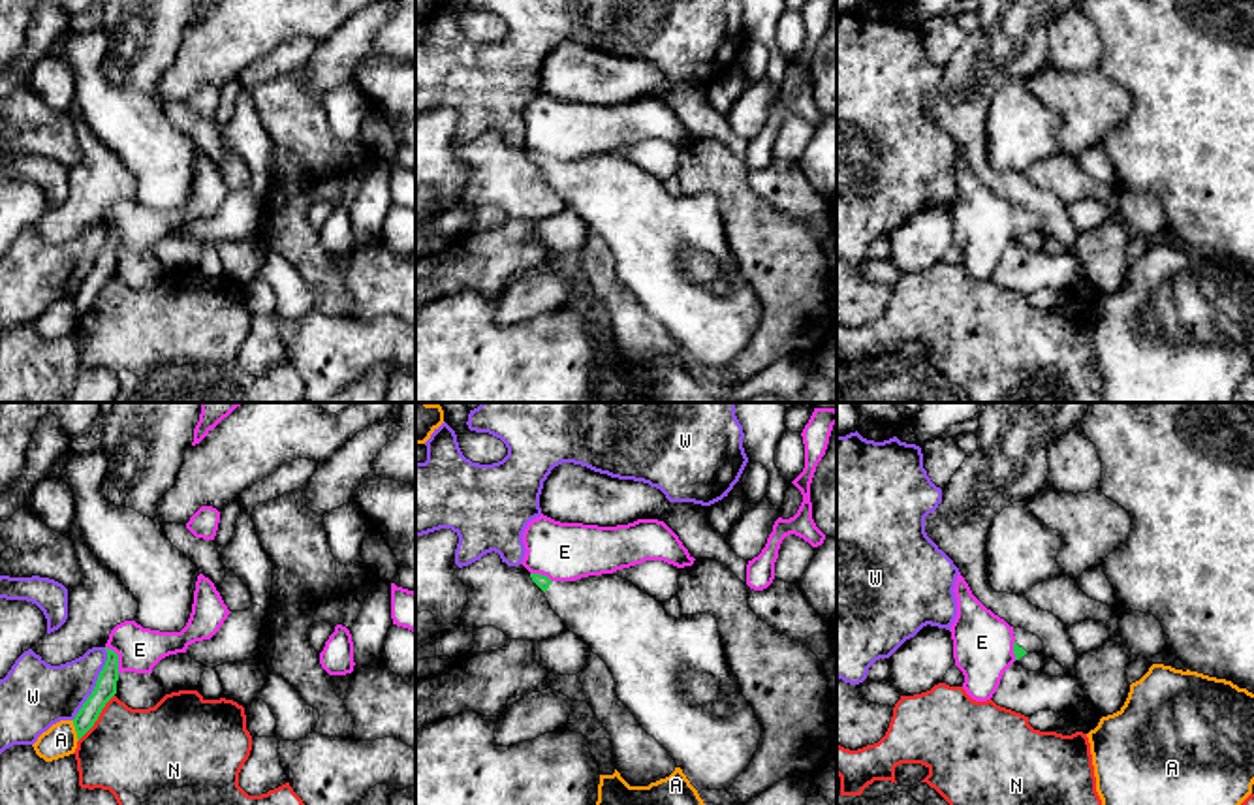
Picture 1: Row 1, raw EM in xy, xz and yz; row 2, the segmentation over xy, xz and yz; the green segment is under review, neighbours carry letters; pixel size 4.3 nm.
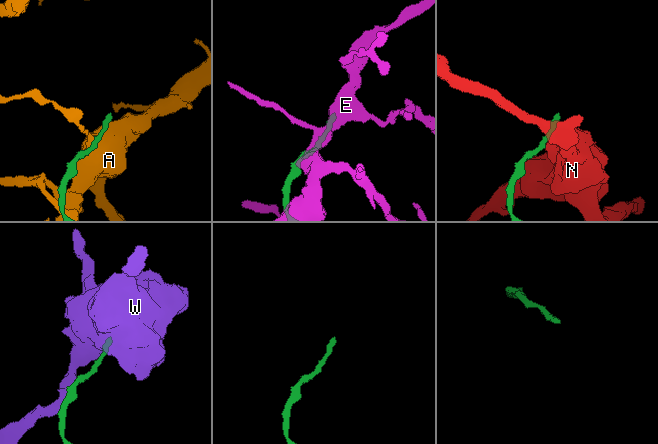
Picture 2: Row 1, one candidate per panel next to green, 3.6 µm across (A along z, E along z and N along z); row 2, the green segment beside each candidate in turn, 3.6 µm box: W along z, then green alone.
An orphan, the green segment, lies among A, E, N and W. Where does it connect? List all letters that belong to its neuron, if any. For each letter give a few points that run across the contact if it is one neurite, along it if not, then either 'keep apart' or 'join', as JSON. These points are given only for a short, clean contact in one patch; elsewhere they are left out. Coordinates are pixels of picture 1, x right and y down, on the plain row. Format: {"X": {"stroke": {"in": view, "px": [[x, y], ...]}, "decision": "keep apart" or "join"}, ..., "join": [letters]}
{"A": {"decision": "keep apart"}, "E": {"decision": "keep apart"}, "N": {"stroke": {"in": "xy", "px": [[113, 273], [94, 303], [79, 318]]}, "decision": "keep apart"}, "W": {"decision": "keep apart"}, "join": []}

